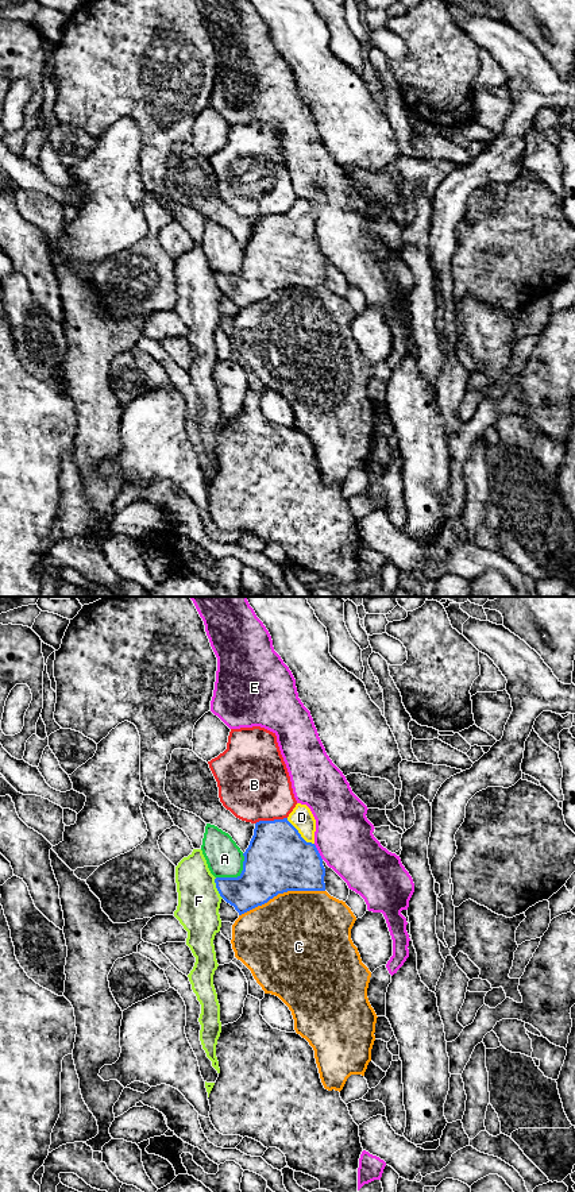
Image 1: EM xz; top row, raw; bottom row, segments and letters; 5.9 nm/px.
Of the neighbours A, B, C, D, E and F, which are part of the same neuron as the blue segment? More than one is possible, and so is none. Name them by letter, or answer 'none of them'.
D

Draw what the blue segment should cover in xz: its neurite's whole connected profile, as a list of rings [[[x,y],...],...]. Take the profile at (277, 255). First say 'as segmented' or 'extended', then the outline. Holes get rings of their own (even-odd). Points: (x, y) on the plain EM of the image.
extended; [[[297,198],[288,213],[259,216],[243,248],[243,266],[238,273],[216,273],[220,292],[239,310],[267,298],[288,286],[325,286],[325,263],[314,240],[316,215],[306,200]]]

